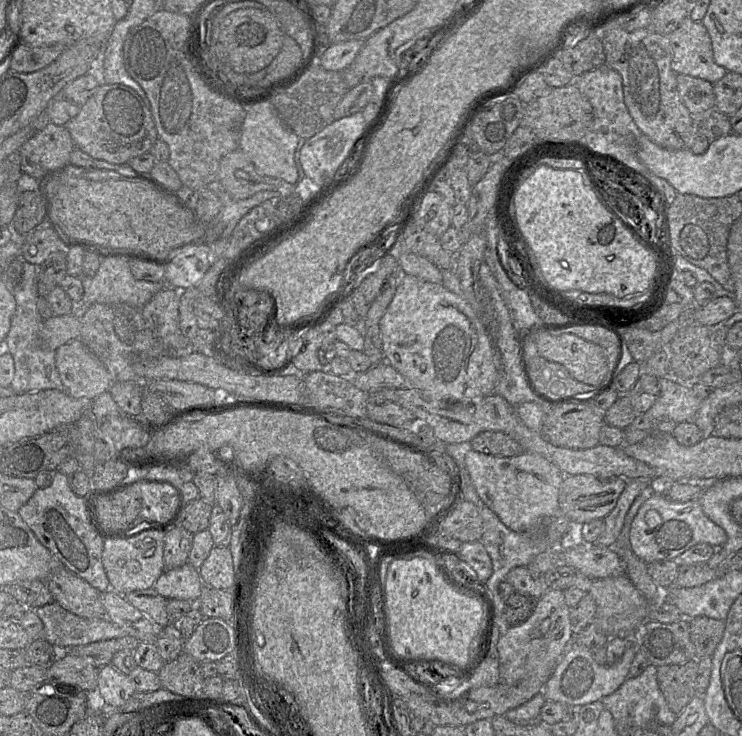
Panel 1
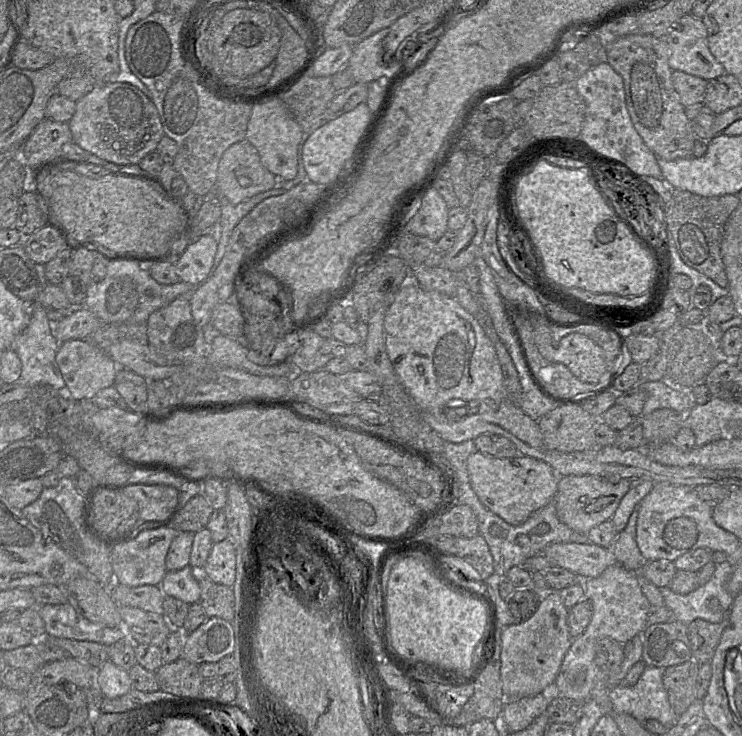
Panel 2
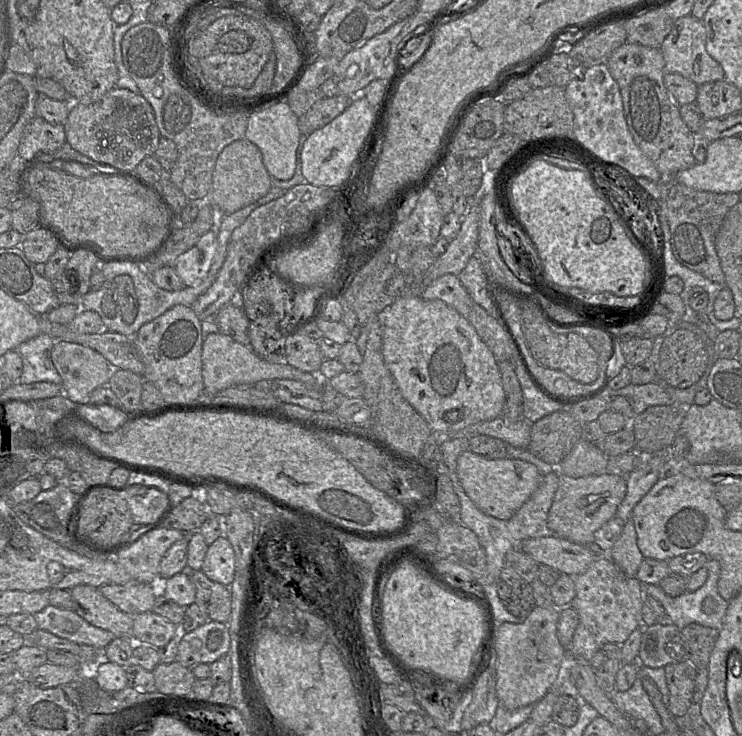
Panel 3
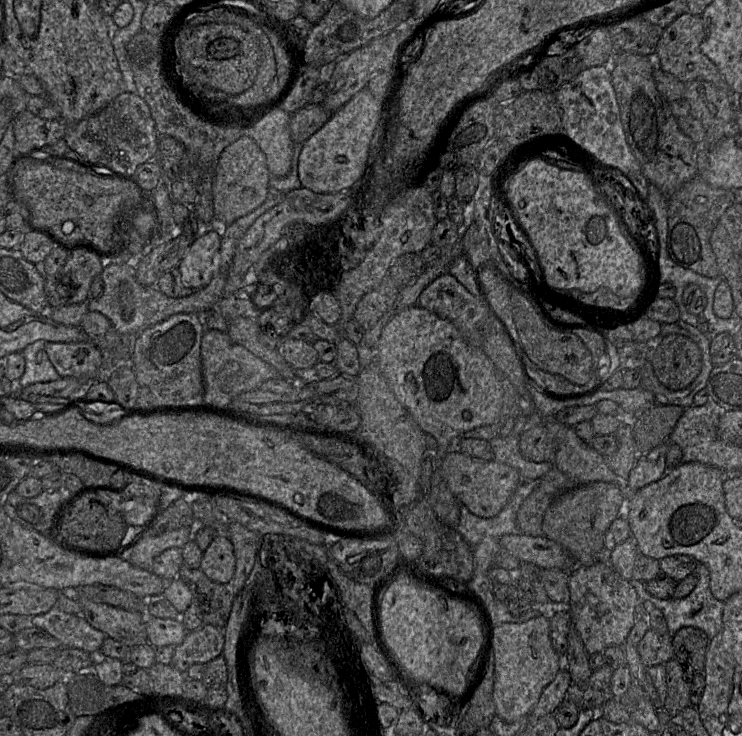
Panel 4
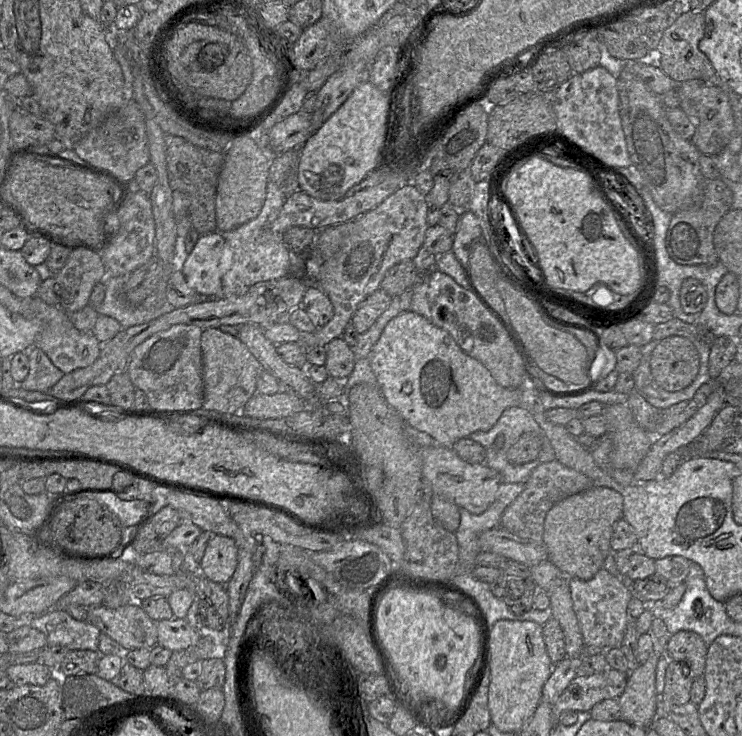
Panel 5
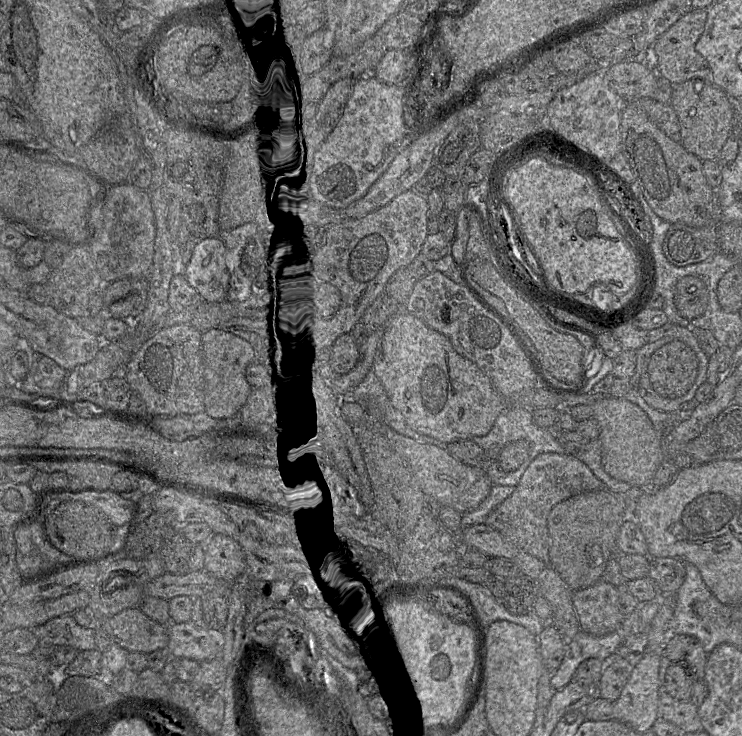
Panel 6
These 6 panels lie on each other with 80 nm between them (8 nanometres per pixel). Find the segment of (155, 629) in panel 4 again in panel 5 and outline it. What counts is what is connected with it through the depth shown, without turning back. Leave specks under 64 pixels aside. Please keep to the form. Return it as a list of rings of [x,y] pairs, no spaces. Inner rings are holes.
[[[172,618],[156,622],[157,645],[165,647],[172,652],[184,650],[195,645],[201,633],[193,629],[186,619]]]

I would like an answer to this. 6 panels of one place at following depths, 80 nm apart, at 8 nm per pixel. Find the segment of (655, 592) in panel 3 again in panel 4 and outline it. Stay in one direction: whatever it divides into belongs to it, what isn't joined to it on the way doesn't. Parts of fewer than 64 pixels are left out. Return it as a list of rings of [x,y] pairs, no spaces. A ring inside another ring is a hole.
[[[698,563],[695,570],[691,573],[695,574],[698,578],[697,584],[692,592],[679,599],[660,599],[648,593],[645,587],[645,582],[632,578],[631,585],[637,592],[640,599],[651,602],[663,613],[667,621],[669,633],[675,634],[683,627],[695,627],[703,630],[710,639],[713,639],[723,628],[723,609],[724,602],[715,598],[710,590],[710,574],[708,568]]]

